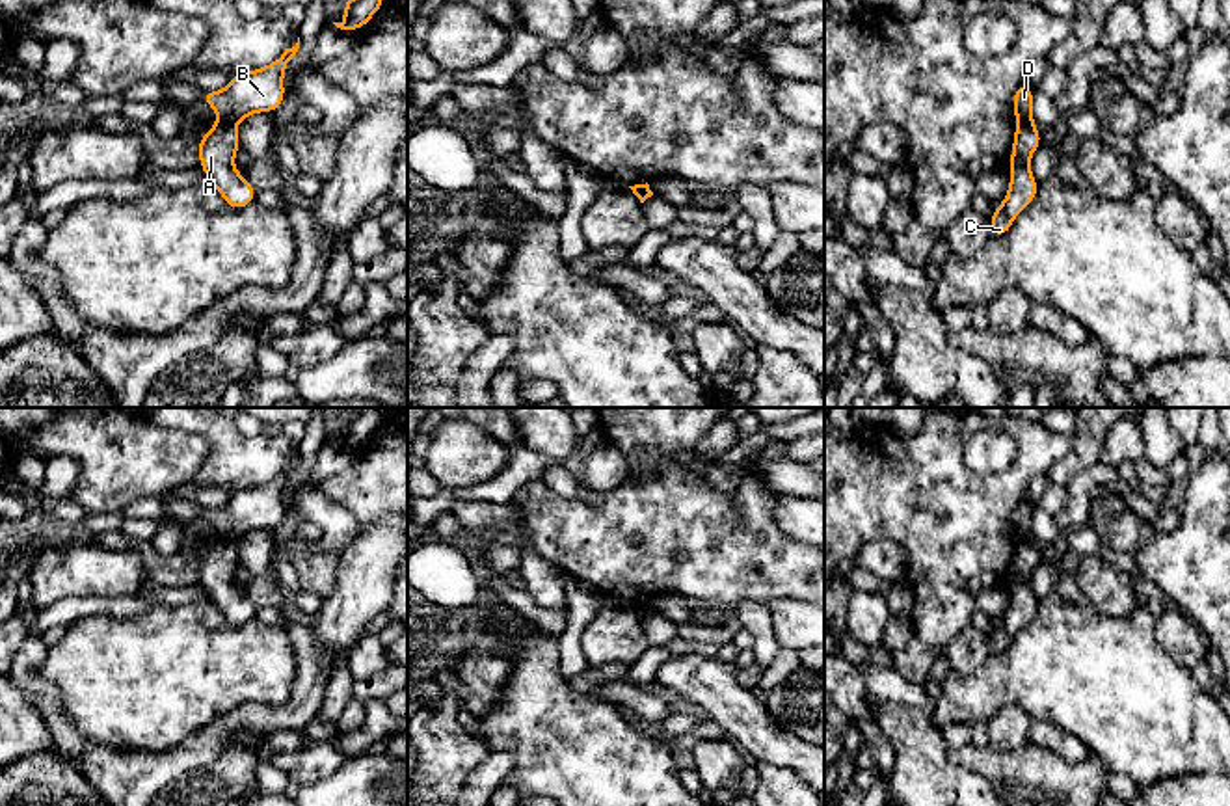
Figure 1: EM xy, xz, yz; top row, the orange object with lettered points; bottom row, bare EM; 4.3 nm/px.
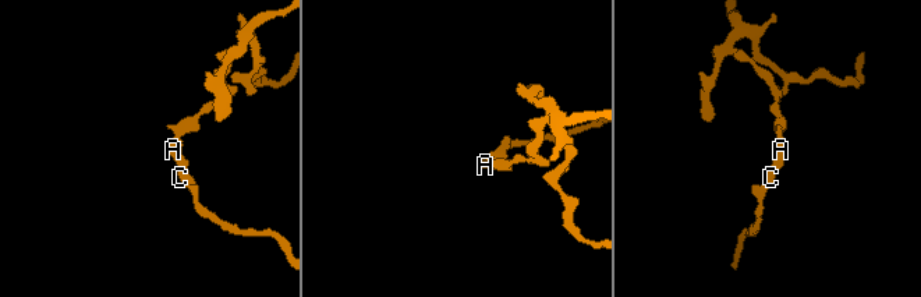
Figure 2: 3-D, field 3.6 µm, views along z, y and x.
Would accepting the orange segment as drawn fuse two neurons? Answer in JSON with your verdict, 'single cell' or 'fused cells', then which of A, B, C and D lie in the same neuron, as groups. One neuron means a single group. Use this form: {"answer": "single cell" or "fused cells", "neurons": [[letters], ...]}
{"answer": "fused cells", "neurons": [["A", "C"], ["B", "D"]]}

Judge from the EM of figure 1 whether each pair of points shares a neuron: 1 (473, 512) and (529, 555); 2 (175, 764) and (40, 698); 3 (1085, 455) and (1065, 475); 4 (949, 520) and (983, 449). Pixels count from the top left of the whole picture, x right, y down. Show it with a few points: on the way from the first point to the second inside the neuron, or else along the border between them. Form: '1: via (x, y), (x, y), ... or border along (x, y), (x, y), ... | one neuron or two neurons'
1: via (490, 518), (505, 518), (523, 538) | one neuron
2: via (140, 765), (103, 765), (67, 734) | one neuron
3: via (1080, 460), (1070, 470) | one neuron
4: border along (961, 455), (977, 473), (1002, 473), (1015, 460) | two neurons

